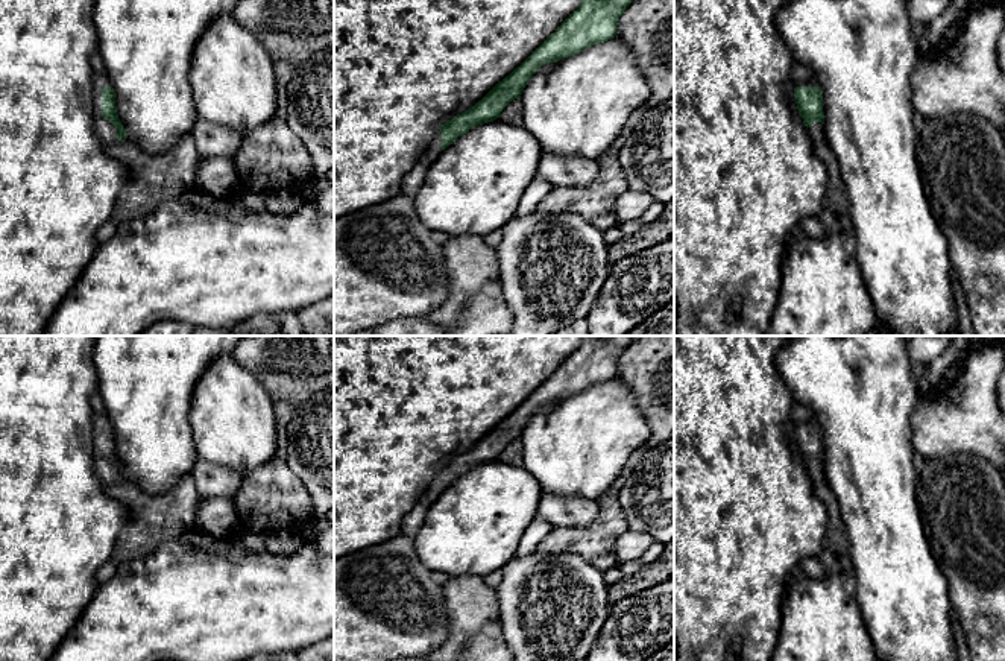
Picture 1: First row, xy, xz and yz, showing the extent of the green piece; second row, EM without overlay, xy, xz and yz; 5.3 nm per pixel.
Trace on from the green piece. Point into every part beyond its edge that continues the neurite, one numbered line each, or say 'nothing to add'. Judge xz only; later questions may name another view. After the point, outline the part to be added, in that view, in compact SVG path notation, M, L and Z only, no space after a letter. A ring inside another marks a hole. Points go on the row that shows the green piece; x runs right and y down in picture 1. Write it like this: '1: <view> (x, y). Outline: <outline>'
1: xz (413, 180). Outline: M437 129L434 134L434 138L430 141L425 150L419 155L416 164L404 176L401 193L408 195L408 196L416 196L416 193L424 184L428 169L442 155L442 152L443 152L442 150L442 132L440 129Z

